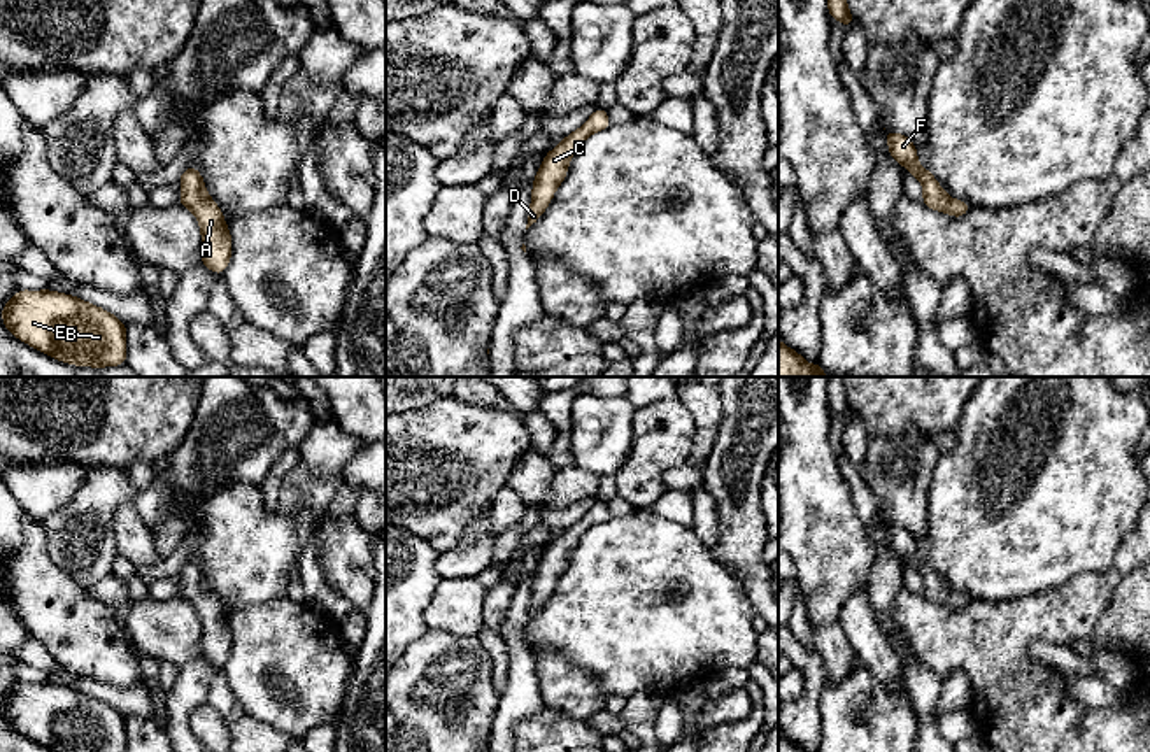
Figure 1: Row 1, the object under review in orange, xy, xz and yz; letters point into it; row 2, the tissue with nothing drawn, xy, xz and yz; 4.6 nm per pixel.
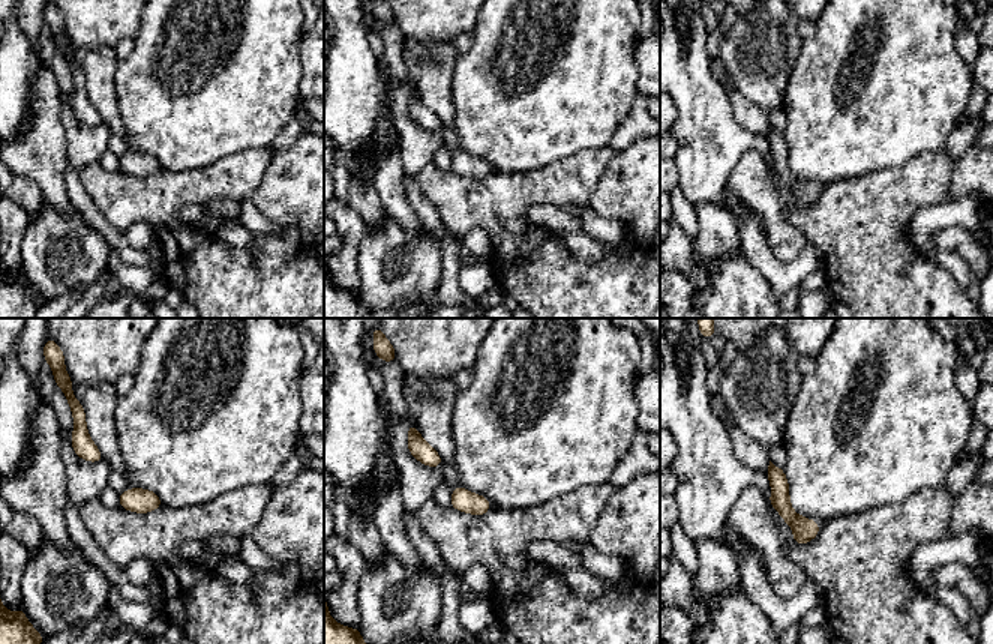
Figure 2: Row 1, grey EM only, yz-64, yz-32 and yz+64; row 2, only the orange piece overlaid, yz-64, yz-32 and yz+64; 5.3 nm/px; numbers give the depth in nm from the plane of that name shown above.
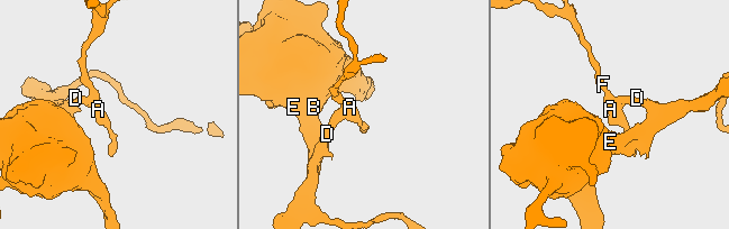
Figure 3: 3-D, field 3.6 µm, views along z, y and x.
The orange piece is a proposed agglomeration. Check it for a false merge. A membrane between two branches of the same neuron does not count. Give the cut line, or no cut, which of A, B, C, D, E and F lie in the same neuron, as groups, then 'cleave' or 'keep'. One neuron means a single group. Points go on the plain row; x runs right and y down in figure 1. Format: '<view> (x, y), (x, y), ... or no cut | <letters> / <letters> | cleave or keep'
no cut | A B C D E F | keep

